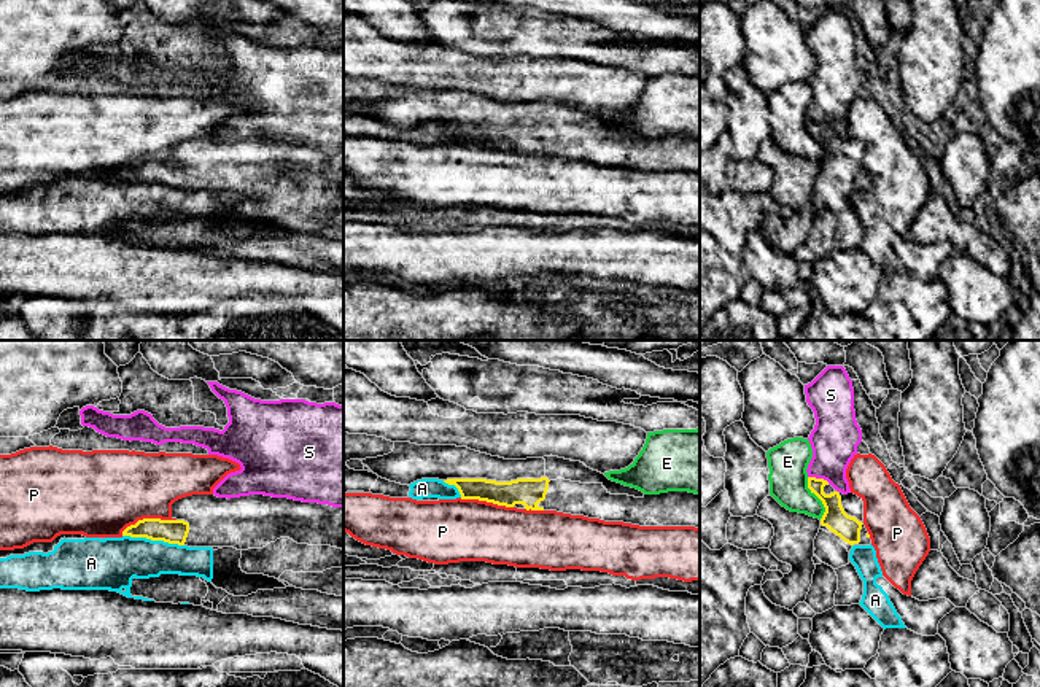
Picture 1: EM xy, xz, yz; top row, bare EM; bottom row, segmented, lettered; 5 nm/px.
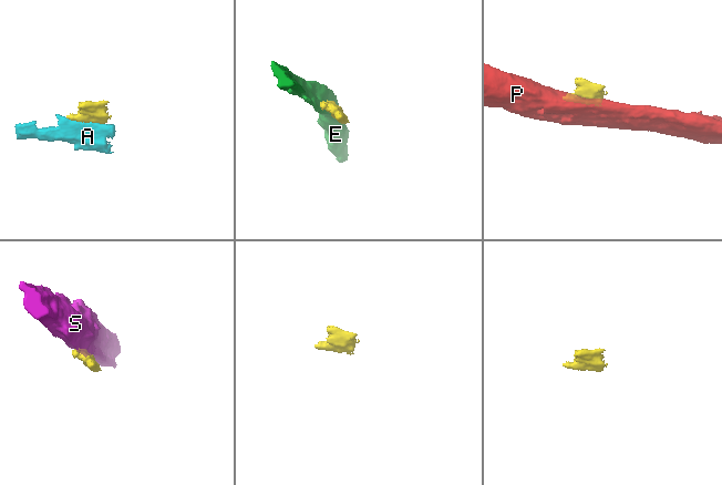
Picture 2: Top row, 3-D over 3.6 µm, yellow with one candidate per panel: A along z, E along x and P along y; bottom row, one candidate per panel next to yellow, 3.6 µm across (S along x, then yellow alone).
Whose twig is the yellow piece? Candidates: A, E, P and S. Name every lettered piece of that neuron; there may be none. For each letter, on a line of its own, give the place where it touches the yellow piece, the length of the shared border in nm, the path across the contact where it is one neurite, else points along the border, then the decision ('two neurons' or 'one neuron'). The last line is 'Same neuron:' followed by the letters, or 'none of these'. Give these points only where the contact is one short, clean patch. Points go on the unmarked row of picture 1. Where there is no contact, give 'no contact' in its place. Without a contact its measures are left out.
A: meets yellow in xy at (153, 183); contact 320 nm long; two neurons
E: meets yellow in yz at (818, 140); contact 220 nm long; two neurons
P: meets yellow in xy at (147, 163); contact 300 nm long; two neurons
S: meets yellow in yz at (819, 123); contact 120 nm long; border along yz (808, 120), (829, 126); two neurons
Same neuron: none of these

